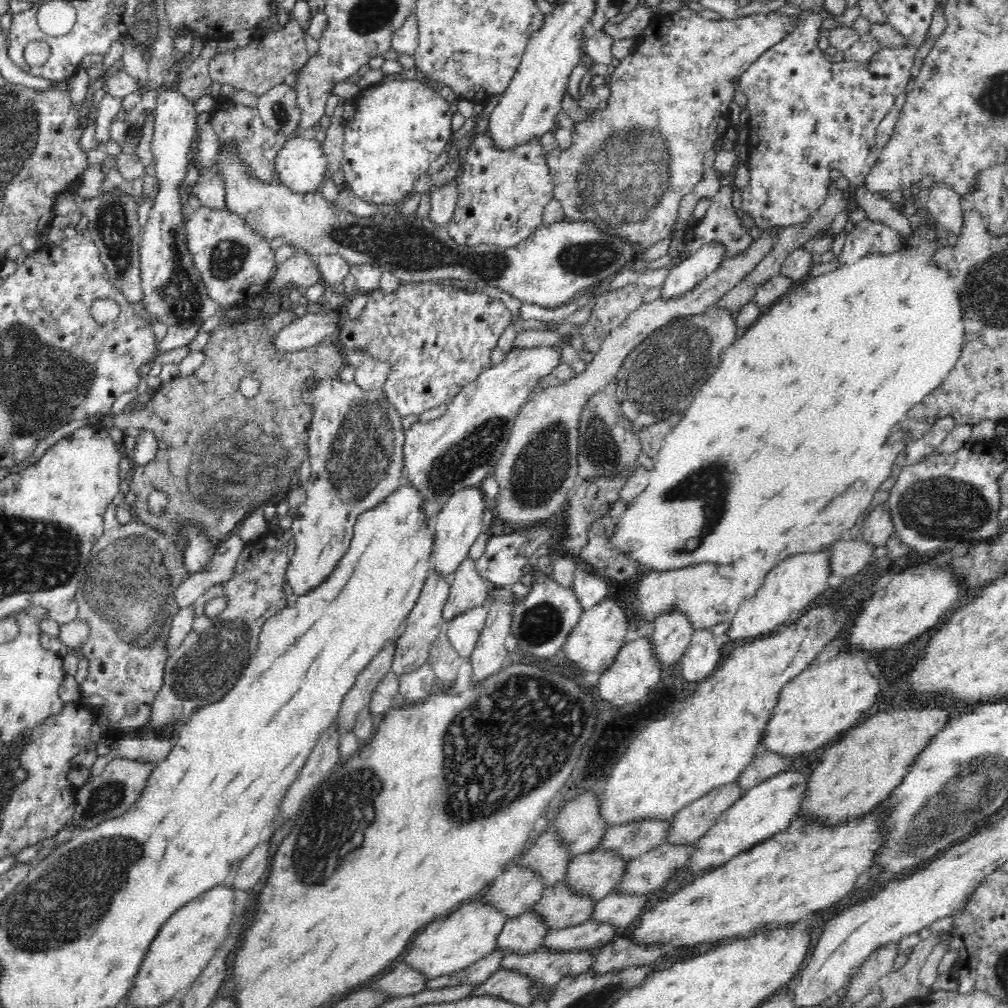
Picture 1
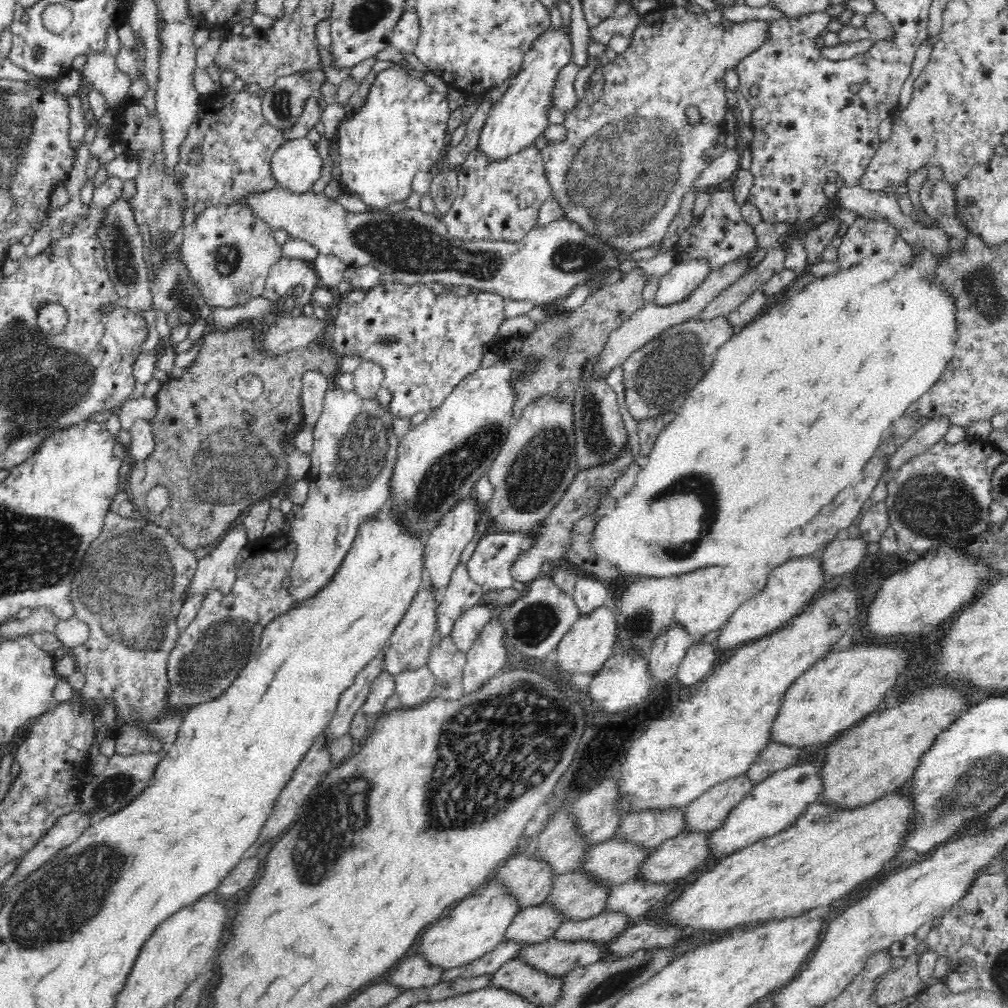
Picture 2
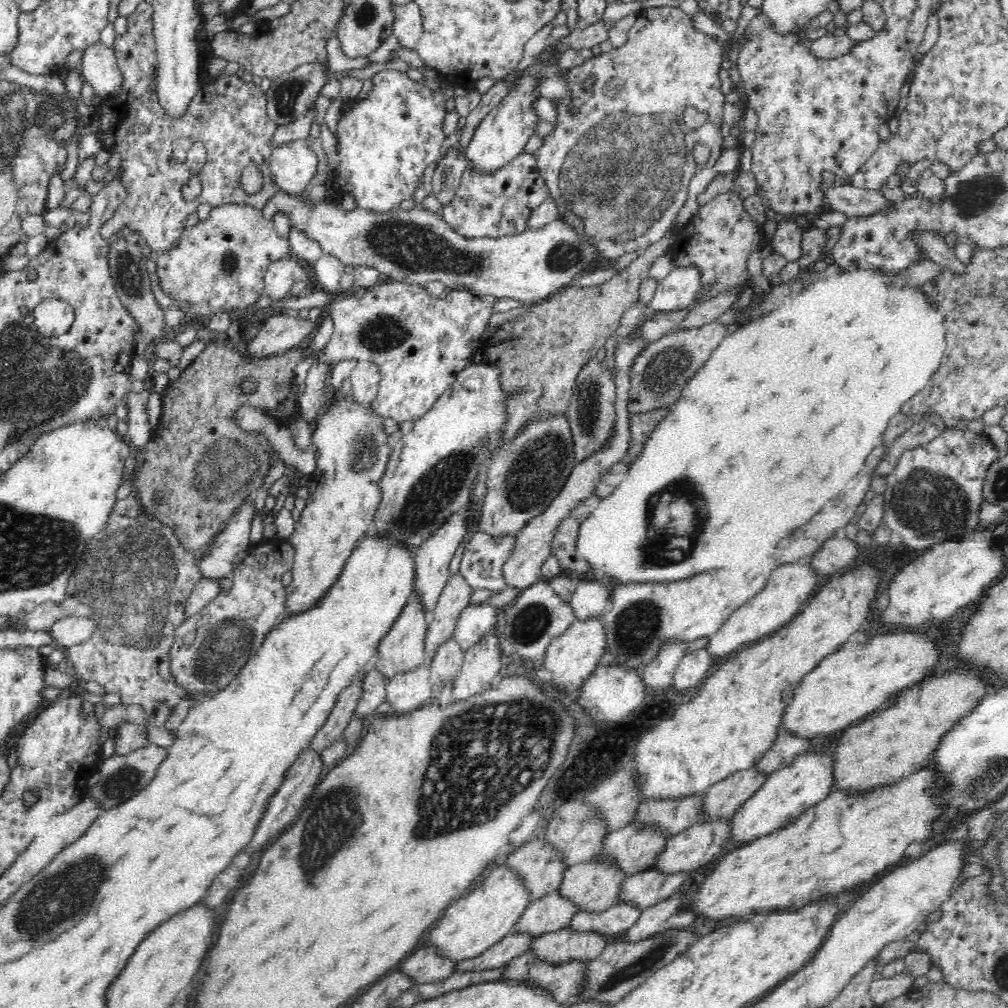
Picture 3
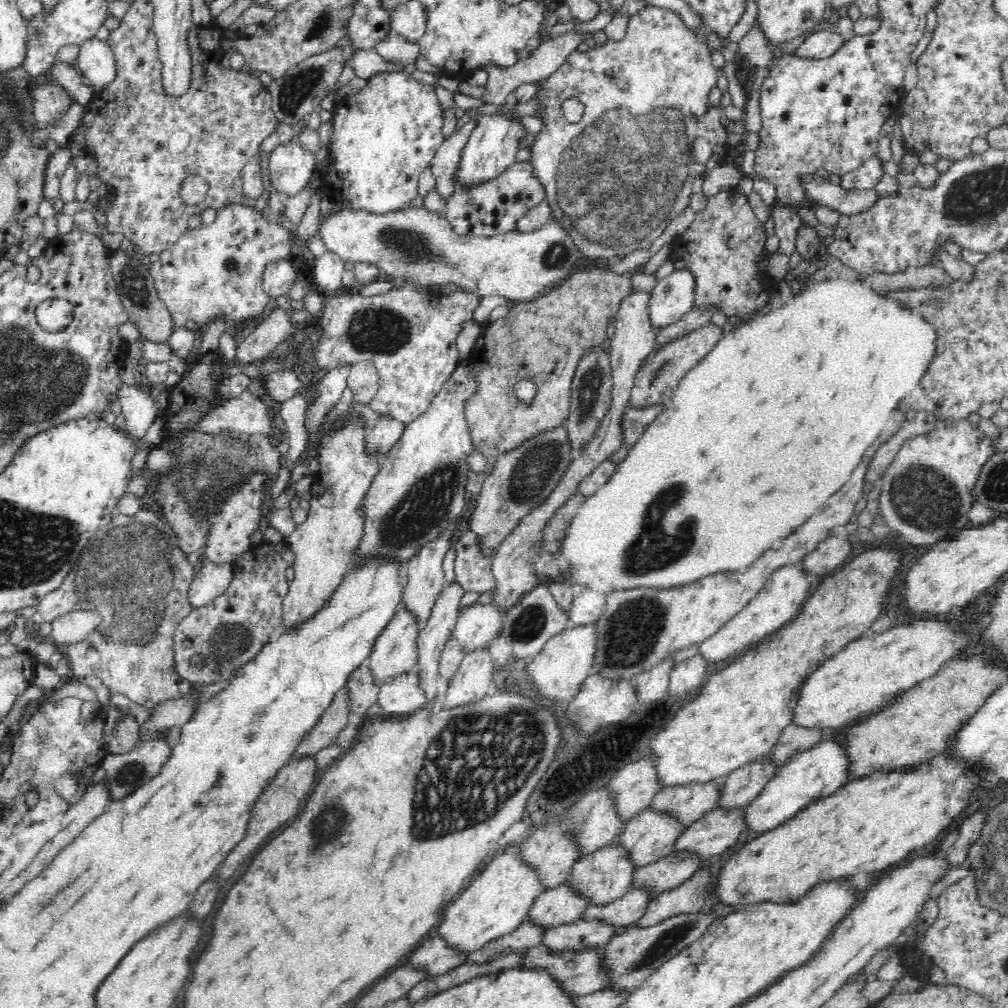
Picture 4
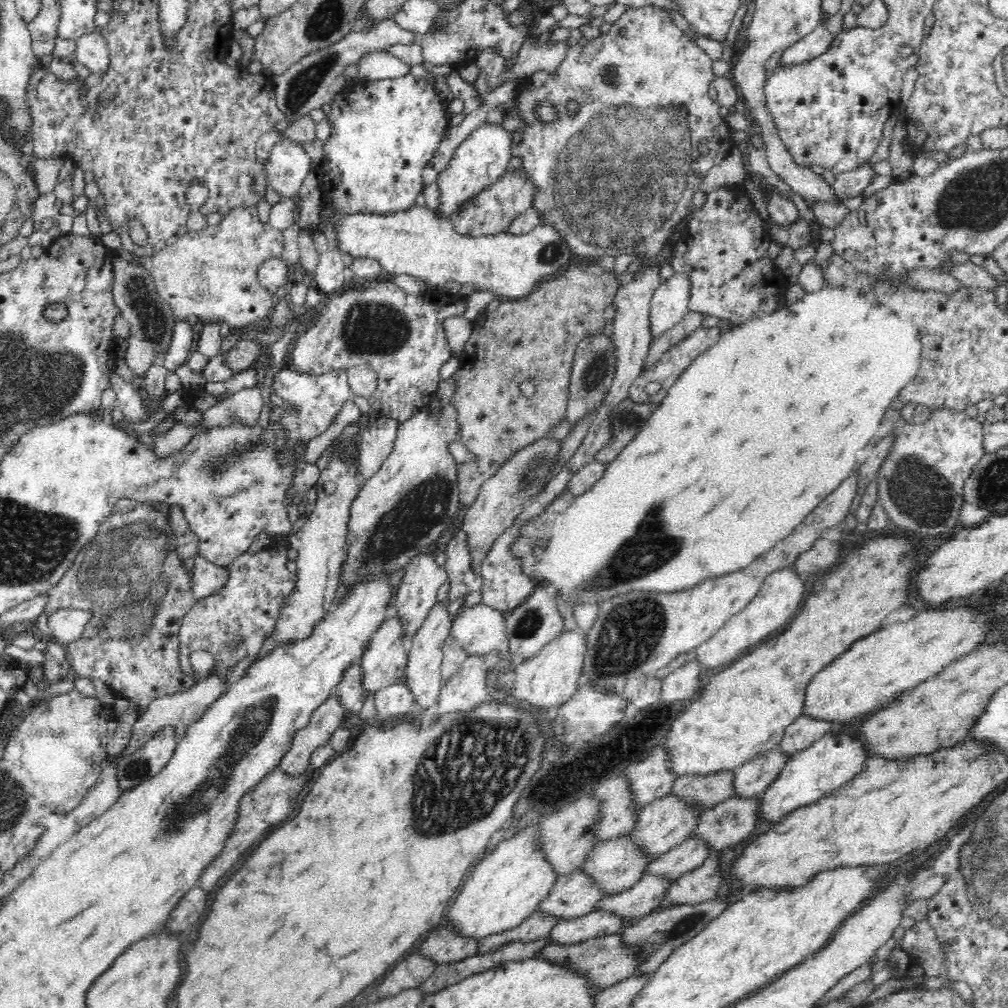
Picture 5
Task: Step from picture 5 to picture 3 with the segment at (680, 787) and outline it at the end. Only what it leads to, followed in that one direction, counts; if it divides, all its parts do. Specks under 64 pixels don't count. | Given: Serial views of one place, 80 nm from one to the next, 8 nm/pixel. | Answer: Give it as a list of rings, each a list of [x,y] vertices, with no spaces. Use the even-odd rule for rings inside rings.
[[[690,793],[681,797],[650,797],[638,806],[635,820],[656,823],[672,836],[702,820],[702,806],[704,793]]]

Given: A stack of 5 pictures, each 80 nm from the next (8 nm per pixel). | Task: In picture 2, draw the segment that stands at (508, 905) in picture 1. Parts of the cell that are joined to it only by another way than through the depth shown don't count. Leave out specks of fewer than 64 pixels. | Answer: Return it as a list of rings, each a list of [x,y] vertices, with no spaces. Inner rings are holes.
[[[519,852],[505,861],[505,866],[502,866],[497,874],[508,885],[508,890],[521,900],[522,909],[528,908],[528,906],[538,906],[549,898],[550,890],[552,890],[557,876],[556,869],[546,859],[534,857],[534,854],[528,852],[525,854]]]

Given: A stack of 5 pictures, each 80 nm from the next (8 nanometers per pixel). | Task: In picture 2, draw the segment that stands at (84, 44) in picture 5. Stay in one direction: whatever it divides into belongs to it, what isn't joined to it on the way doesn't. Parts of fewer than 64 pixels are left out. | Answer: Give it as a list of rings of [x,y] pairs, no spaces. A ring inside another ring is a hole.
[[[105,49],[86,55],[83,74],[94,89],[102,93],[108,103],[124,100],[132,84],[128,75],[118,70],[116,61]]]

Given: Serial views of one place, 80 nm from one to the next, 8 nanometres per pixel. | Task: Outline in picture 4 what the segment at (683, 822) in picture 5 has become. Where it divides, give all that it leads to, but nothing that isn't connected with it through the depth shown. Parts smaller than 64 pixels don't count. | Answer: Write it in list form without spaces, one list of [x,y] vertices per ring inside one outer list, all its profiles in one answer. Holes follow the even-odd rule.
[[[650,806],[627,820],[617,842],[628,847],[630,857],[641,867],[674,851],[687,827],[672,811]]]

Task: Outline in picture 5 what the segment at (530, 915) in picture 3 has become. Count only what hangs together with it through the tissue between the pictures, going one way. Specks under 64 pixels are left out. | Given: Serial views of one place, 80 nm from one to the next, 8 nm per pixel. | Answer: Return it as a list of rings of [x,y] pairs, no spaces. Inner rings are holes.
[[[578,867],[558,877],[539,909],[566,920],[588,915],[597,909],[604,896],[598,881]]]

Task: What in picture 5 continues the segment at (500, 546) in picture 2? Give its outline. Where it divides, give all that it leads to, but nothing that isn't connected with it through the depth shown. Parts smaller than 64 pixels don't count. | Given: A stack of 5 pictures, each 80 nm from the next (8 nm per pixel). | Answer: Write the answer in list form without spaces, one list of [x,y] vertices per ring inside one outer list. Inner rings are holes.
[[[458,530],[452,534],[450,542],[446,544],[444,556],[446,562],[443,569],[448,577],[448,602],[454,602],[469,592],[478,591],[481,587],[481,578],[469,567],[470,553],[464,532]]]

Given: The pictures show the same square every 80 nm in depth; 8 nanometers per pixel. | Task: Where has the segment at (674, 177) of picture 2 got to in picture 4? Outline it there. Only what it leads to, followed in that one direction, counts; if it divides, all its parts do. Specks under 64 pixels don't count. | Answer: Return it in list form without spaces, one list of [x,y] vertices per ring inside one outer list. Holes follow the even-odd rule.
[[[650,6],[638,10],[634,16],[630,16],[628,20],[628,28],[626,35],[622,40],[612,40],[608,38],[606,42],[589,47],[588,50],[580,52],[578,47],[570,51],[568,58],[564,64],[557,68],[556,72],[550,78],[542,78],[536,82],[538,90],[533,94],[536,102],[540,104],[536,116],[542,122],[542,130],[534,136],[532,144],[530,144],[529,163],[532,168],[533,175],[543,186],[545,195],[543,202],[550,209],[550,219],[562,226],[571,239],[580,249],[581,254],[585,257],[607,259],[608,256],[626,255],[634,250],[646,250],[652,246],[654,240],[658,240],[663,230],[674,222],[674,218],[686,206],[688,206],[691,197],[691,183],[696,178],[701,178],[706,171],[712,170],[722,164],[729,156],[731,146],[728,145],[728,131],[720,122],[721,105],[710,106],[708,96],[710,92],[717,87],[717,69],[712,64],[710,56],[710,48],[706,40],[699,35],[695,35],[686,27],[683,20],[675,12]],[[567,98],[578,98],[584,104],[584,114],[578,122],[569,122],[562,113],[562,102]],[[696,138],[706,138],[713,148],[713,153],[706,164],[696,163],[694,154],[696,154]]]

